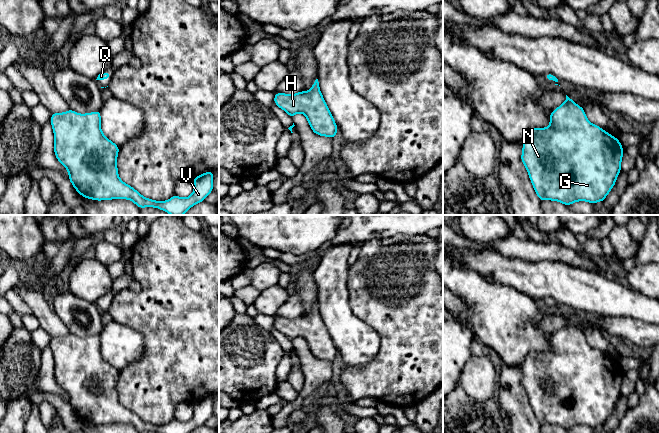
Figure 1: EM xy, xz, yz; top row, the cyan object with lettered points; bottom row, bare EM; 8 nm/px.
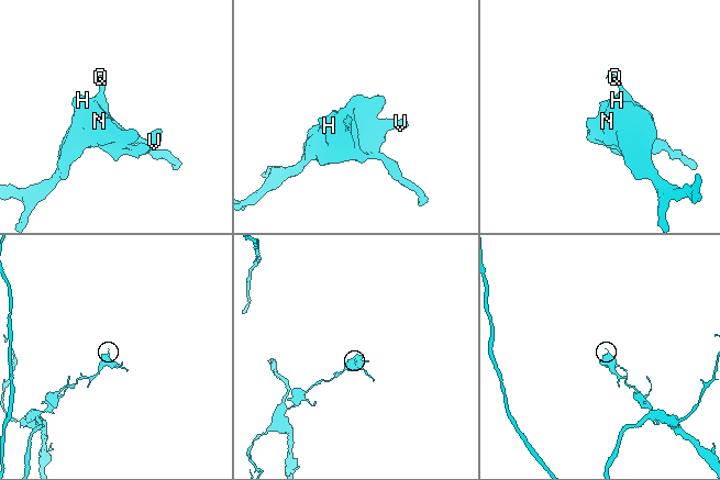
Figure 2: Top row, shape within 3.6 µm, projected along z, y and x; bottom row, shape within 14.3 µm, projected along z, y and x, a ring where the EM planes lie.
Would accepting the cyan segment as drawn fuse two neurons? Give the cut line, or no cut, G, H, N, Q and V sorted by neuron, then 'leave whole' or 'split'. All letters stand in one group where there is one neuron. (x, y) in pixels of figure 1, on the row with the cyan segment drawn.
no cut | G H N Q V | leave whole

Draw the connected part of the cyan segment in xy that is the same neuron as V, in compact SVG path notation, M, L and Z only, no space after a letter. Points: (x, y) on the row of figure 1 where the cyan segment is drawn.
M73 110L52 113L50 123L54 132L54 152L57 160L67 169L69 180L83 198L92 200L128 199L138 208L154 207L171 215L183 215L192 206L203 202L213 191L213 171L205 172L195 178L193 193L187 198L173 195L167 201L155 201L142 196L137 190L124 183L118 176L116 165L119 147L102 132L100 111L79 114Z

